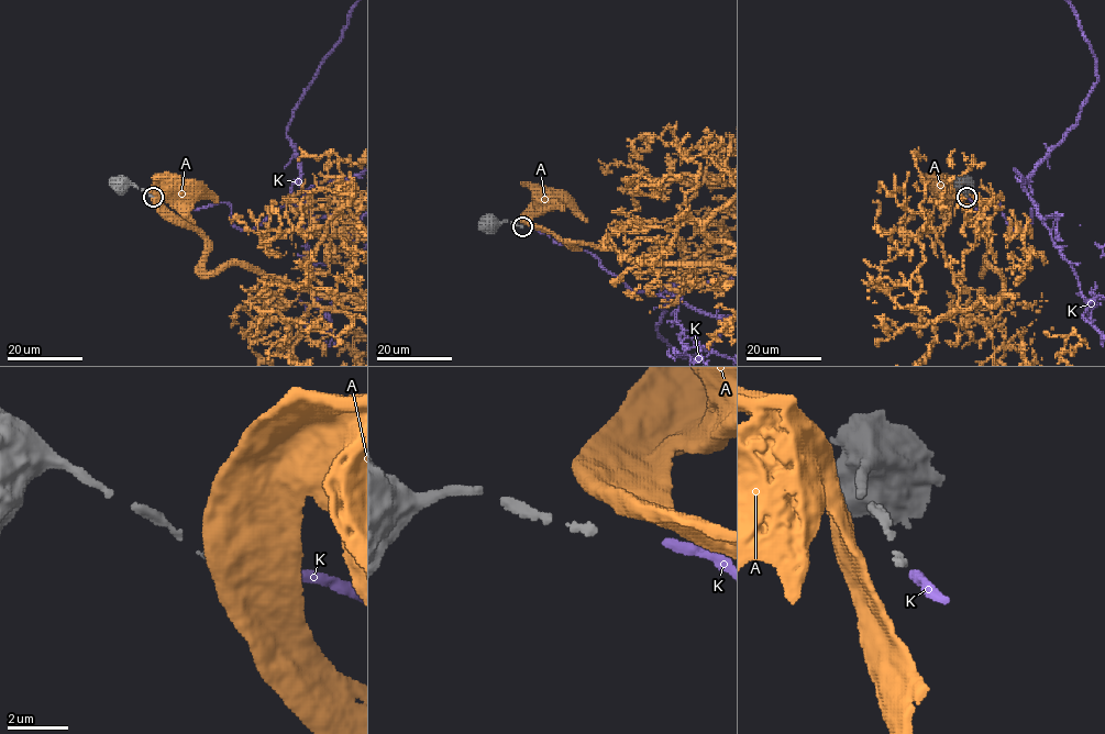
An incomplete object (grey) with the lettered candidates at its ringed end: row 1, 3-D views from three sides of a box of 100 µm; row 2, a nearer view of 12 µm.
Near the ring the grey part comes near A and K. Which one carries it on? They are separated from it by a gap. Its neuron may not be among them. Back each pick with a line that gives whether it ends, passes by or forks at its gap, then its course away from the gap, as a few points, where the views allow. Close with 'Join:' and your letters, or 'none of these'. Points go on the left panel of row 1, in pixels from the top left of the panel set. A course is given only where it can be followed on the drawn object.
K: it ends there
Join: K

